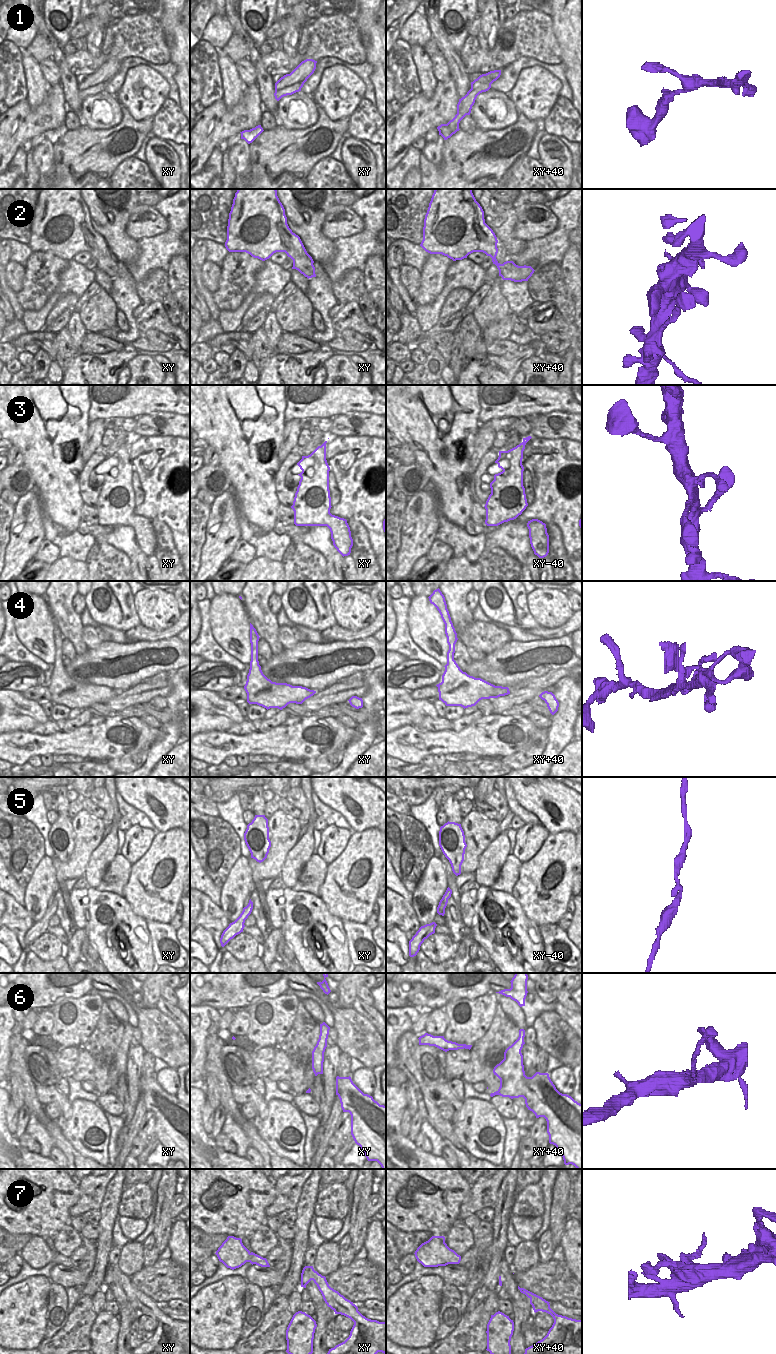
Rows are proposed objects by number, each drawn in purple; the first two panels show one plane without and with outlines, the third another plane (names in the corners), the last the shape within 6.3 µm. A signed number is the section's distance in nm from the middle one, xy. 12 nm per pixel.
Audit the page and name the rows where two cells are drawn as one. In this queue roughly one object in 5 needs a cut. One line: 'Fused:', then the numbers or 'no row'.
Fused: no row.

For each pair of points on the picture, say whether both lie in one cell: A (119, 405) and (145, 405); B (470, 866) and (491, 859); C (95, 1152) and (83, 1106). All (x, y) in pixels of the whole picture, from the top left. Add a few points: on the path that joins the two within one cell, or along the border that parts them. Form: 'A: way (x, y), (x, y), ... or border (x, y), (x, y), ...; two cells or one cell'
A: way (125, 405), (139, 405); one cell
B: border (491, 843), (482, 853), (479, 864), (474, 872); two cells
C: way (83, 1144), (81, 1140), (83, 1138), (83, 1119); one cell

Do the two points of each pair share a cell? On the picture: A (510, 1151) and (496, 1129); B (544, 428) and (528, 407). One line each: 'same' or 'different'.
A: different
B: different

